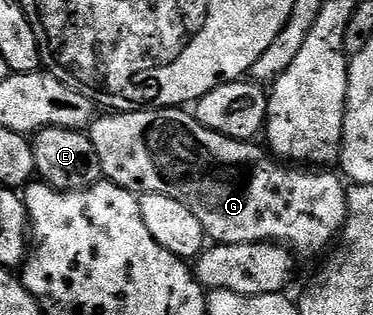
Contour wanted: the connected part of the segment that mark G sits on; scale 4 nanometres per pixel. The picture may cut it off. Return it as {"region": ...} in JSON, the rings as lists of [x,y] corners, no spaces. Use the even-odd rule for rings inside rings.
{"region":[[[147,108],[140,112],[111,111],[109,114],[102,115],[99,115],[91,123],[88,135],[92,146],[96,146],[97,156],[100,157],[103,177],[109,183],[135,194],[164,194],[168,198],[176,198],[176,202],[184,202],[184,206],[188,206],[188,210],[192,210],[192,214],[196,214],[200,226],[204,226],[207,237],[214,244],[264,244],[273,242],[278,246],[289,246],[293,255],[301,258],[301,256],[318,256],[326,247],[329,249],[339,239],[342,227],[346,224],[346,193],[348,188],[337,175],[334,177],[330,170],[311,170],[306,166],[291,166],[289,163],[268,154],[265,147],[262,147],[263,149],[257,148],[257,143],[233,140],[224,134],[216,134],[212,130],[208,130],[208,126],[204,126],[194,115],[182,108]]]}

